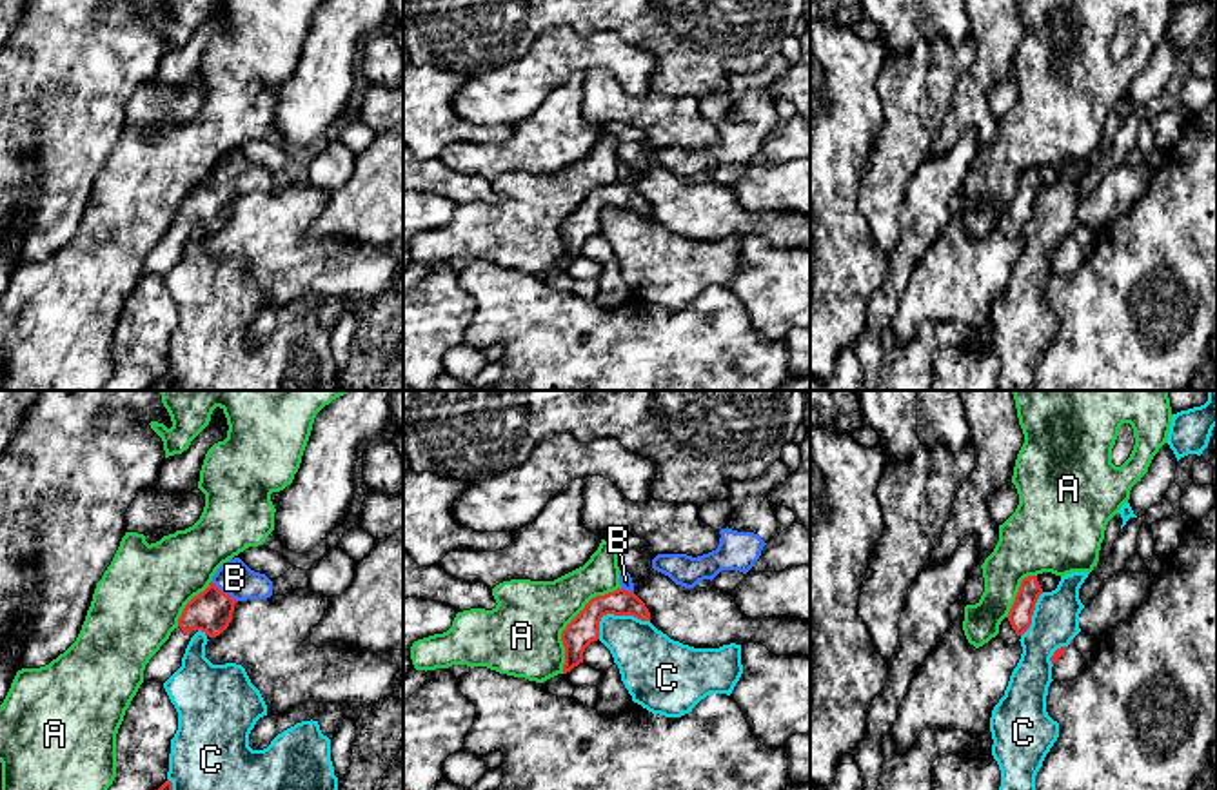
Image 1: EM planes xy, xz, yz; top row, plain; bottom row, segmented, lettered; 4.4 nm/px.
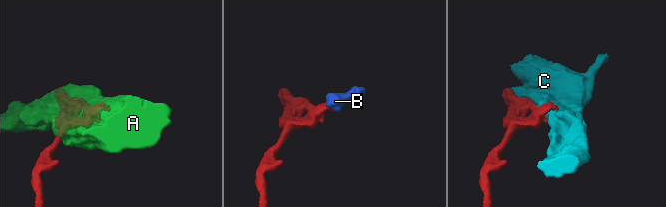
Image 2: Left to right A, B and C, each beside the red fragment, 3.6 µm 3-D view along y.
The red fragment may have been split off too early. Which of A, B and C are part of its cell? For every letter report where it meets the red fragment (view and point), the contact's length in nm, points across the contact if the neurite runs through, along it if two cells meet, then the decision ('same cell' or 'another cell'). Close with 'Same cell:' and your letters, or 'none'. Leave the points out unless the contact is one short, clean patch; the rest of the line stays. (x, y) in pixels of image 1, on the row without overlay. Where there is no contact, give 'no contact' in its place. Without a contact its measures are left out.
A: contact xz (571, 215); length 460 nm; another cell
B: contact xy (224, 186); length 150 nm; way xy (211, 204), (224, 186), (235, 171); same cell
C: contact xz (614, 207); length 240 nm; another cell
Same cell: B

